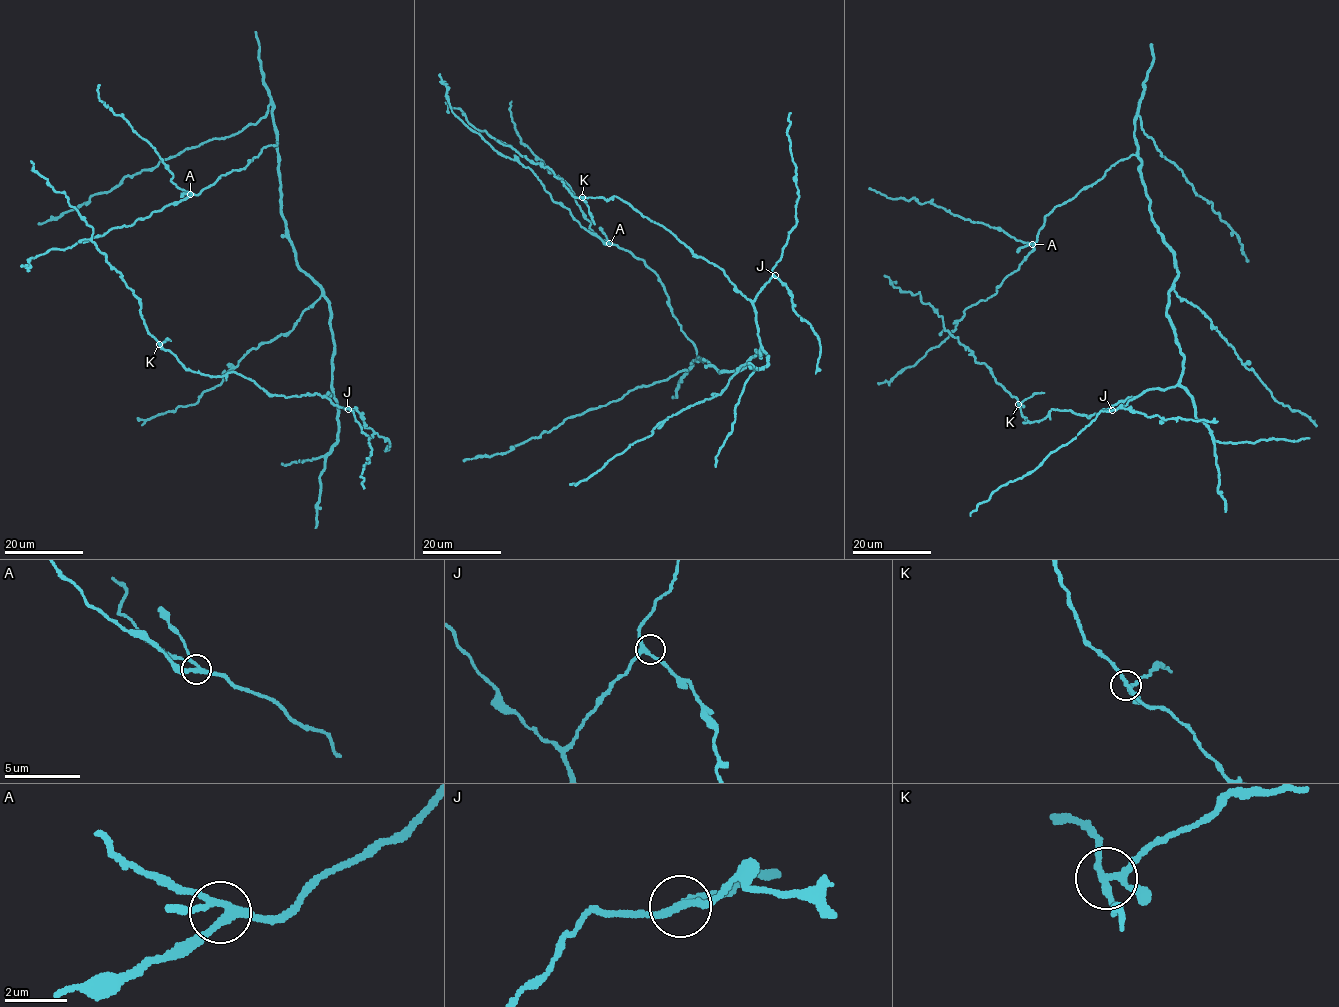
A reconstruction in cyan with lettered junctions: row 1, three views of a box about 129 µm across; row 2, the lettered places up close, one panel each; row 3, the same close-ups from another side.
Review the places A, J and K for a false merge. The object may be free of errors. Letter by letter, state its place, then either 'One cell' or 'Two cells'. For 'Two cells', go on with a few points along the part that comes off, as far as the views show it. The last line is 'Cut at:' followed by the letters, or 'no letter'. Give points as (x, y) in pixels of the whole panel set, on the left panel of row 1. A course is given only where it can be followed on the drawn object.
A: Place: (190, 194). One cell
J: Place: (348, 409). One cell
K: Place: (159, 344). Two cells. Course of the part to remove: (159, 344), (167, 339), (171, 341)
Cut at: K

